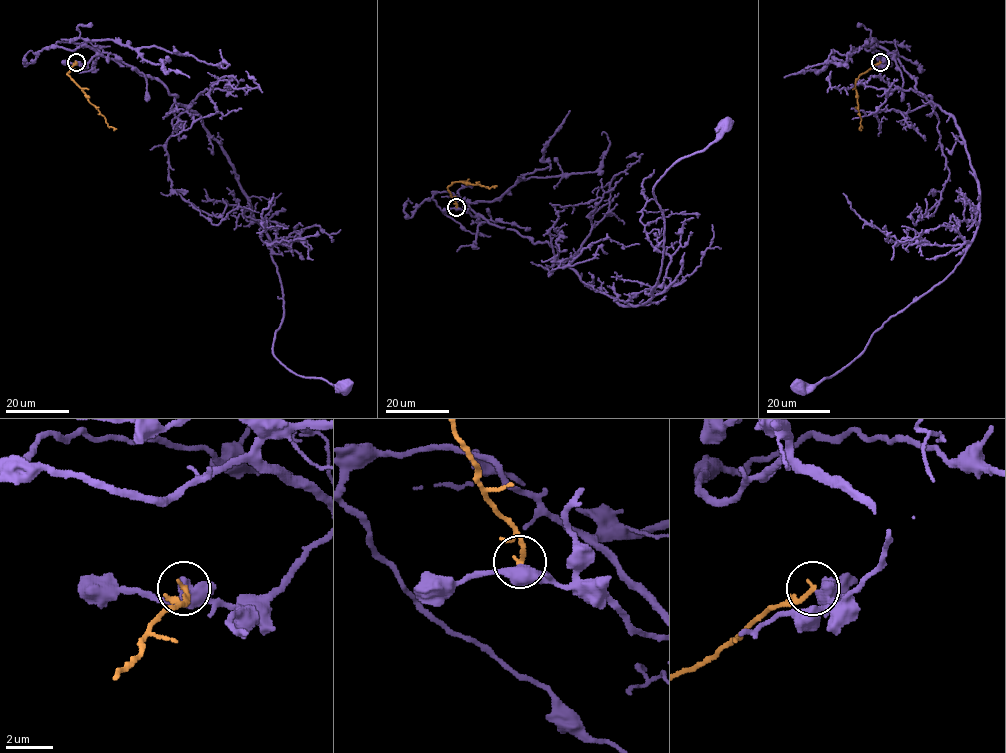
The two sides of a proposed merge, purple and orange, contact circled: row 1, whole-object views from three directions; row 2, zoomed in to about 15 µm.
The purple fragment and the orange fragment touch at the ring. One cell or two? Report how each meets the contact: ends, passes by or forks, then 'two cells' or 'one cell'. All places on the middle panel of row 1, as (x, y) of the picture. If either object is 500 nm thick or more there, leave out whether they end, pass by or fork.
two cells

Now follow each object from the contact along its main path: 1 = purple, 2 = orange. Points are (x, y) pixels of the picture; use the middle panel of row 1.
1: (456, 207), (546, 242), (591, 288), (638, 306), (652, 296), (661, 268), (664, 216), (653, 187), (725, 123)
2: (456, 206), (448, 189), (454, 182), (494, 187)

